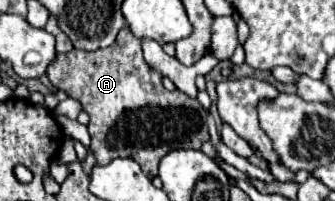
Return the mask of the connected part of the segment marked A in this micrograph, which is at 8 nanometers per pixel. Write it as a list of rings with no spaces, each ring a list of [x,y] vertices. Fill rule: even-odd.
[[[127,25],[119,31],[111,47],[59,53],[47,69],[47,77],[55,89],[77,99],[83,111],[89,113],[89,149],[99,165],[107,165],[117,157],[131,157],[153,179],[157,177],[159,159],[171,151],[171,147],[201,149],[201,143],[209,139],[205,123],[207,111],[197,99],[163,87],[161,73],[145,63],[141,39],[137,39]],[[145,107],[149,107],[149,111],[141,111]]]

